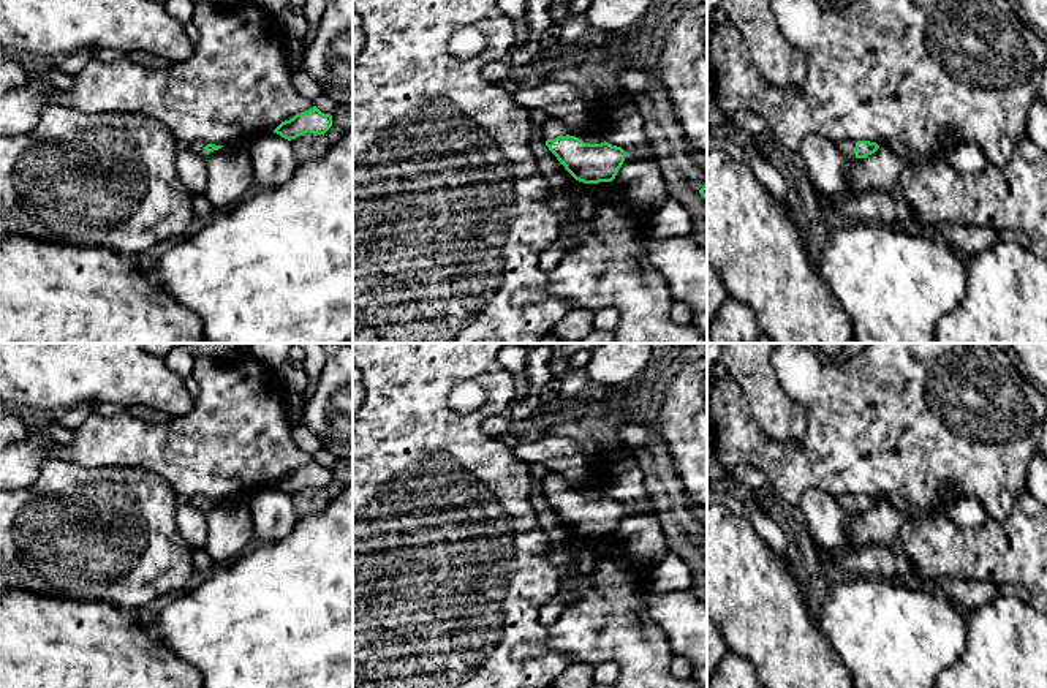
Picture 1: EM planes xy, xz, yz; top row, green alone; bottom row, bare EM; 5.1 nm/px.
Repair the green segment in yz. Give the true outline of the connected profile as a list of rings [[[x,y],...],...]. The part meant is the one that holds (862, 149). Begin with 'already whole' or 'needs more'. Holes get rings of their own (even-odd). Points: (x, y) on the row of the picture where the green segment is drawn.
needs more; [[[840,139],[837,141],[838,149],[848,155],[856,158],[867,158],[868,155],[875,153],[879,146],[870,141],[851,141],[851,139]]]

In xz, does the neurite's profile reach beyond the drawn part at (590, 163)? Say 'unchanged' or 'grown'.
grown

